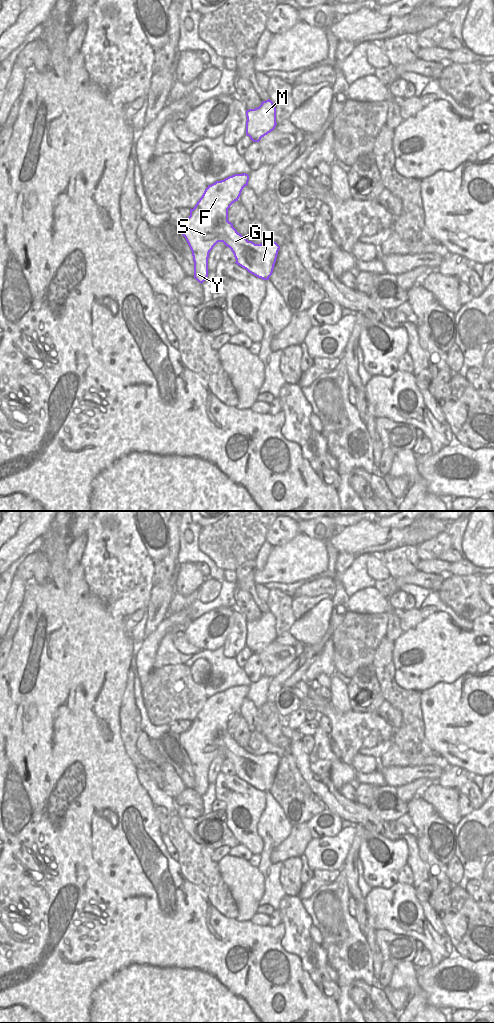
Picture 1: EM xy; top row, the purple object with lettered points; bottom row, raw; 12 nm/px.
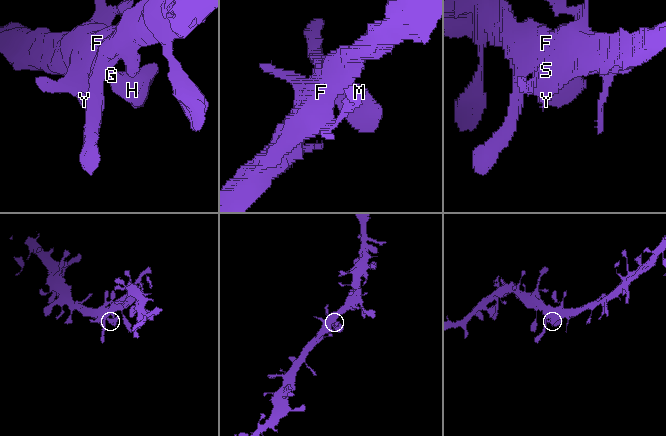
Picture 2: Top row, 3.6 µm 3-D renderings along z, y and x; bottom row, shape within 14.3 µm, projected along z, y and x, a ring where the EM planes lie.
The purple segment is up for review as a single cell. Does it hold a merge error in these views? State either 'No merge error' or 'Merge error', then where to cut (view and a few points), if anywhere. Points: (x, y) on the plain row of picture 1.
No merge error. No split.

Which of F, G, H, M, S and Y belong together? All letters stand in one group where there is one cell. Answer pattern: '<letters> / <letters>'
F G H M S Y

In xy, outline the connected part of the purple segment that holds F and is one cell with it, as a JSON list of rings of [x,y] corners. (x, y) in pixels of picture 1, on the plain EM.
[[[234,686],[221,693],[208,697],[202,709],[193,721],[190,721],[190,728],[180,734],[180,743],[185,749],[193,768],[194,790],[203,795],[208,789],[209,765],[218,754],[223,754],[234,766],[236,776],[246,781],[249,785],[263,792],[269,792],[273,785],[280,758],[274,753],[265,753],[255,756],[248,753],[237,744],[233,735],[228,733],[228,721],[238,713],[241,704],[248,697],[249,687]]]

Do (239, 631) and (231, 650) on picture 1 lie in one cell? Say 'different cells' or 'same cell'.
same cell

